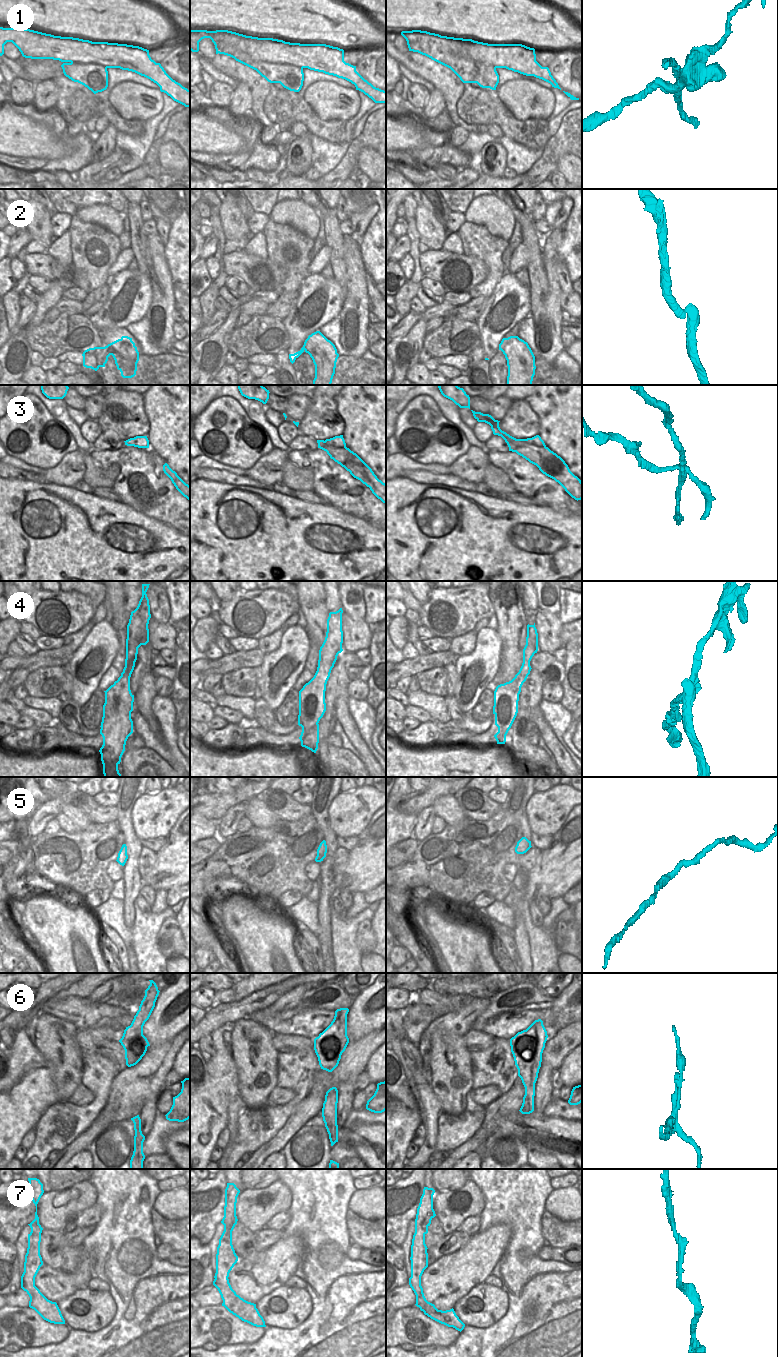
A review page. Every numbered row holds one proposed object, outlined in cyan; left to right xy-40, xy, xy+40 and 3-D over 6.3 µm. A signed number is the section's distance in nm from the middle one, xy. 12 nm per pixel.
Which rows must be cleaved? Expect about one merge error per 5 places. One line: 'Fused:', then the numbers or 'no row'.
Fused: 1, 3, 4

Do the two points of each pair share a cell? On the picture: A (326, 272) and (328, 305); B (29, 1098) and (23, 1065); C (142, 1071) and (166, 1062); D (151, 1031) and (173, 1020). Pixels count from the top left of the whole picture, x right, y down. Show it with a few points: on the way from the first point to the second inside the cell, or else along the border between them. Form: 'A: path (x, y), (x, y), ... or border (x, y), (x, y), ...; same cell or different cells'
A: border (319, 273), (326, 278), (332, 278); different cells
B: path (28, 1090), (28, 1073); same cell
C: path (148, 1071), (156, 1065), (160, 1066); same cell
D: path (156, 1029), (168, 1022); same cell

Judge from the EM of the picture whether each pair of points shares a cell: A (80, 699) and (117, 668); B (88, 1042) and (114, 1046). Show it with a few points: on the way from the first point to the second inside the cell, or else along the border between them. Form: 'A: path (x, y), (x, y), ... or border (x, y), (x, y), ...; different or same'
A: border (111, 664), (102, 676), (97, 688); different
B: border (118, 1040), (97, 1038), (95, 1040), (95, 1053); different

